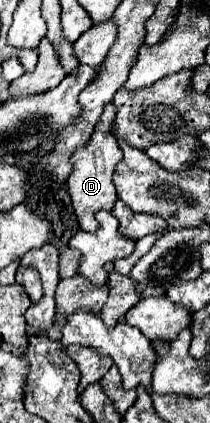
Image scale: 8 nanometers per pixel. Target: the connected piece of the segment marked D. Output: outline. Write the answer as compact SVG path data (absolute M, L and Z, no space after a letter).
M106 105L106 113L102 113L98 125L94 127L94 133L92 133L86 149L78 149L72 155L74 171L68 177L68 193L72 197L74 215L76 215L82 231L96 231L98 229L96 213L100 209L110 211L114 201L118 199L116 187L112 181L112 173L114 173L115 165L120 162L123 155L118 143L114 141L114 135L110 133L112 121L114 121L114 105Z

